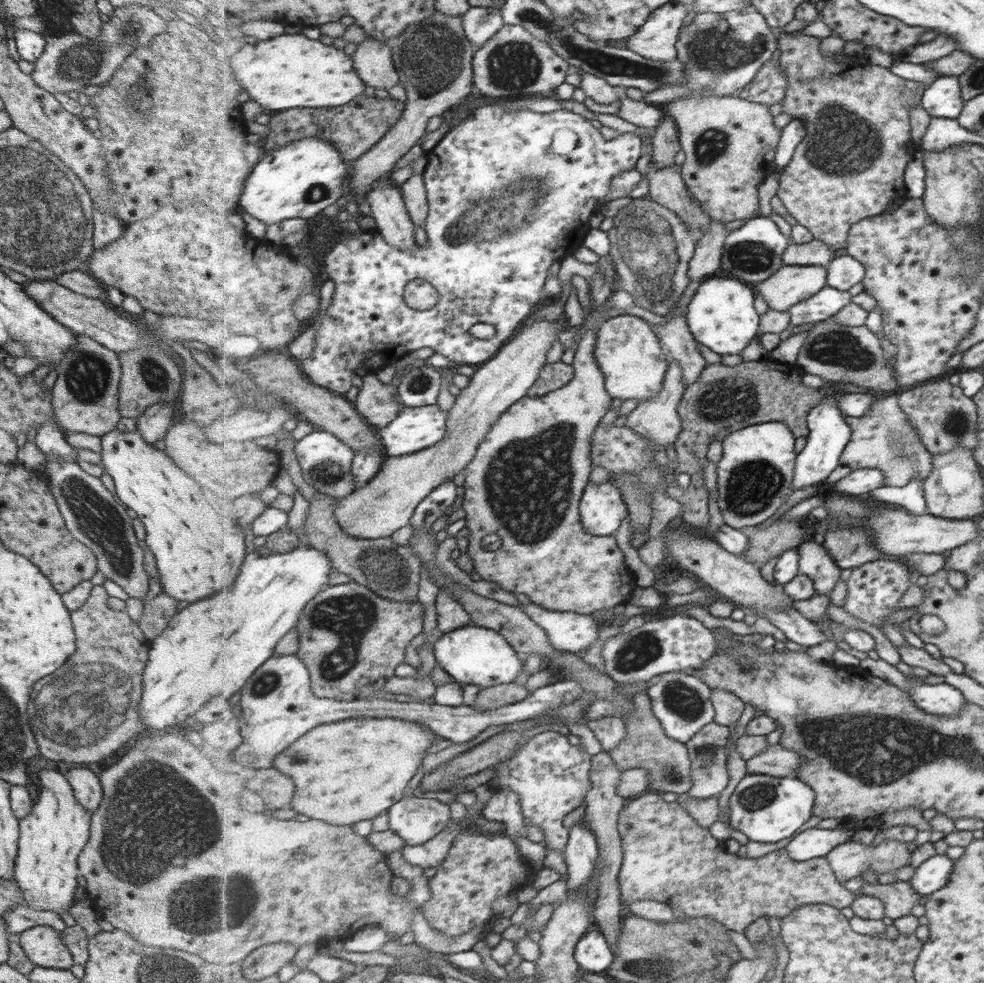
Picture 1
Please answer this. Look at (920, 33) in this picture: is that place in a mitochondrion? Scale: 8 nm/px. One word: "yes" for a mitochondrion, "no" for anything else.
no

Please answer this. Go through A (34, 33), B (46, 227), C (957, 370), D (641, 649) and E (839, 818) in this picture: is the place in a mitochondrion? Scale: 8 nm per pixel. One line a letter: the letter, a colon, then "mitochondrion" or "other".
A: other
B: mitochondrion
C: other
D: mitochondrion
E: other

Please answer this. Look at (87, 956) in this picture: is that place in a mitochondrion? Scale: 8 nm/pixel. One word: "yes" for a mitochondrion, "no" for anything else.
no

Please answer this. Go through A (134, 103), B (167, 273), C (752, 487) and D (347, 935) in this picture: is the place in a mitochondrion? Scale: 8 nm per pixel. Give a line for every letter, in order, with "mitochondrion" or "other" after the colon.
A: mitochondrion
B: mitochondrion
C: mitochondrion
D: other

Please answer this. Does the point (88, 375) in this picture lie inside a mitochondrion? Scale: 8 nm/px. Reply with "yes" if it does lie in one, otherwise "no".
yes

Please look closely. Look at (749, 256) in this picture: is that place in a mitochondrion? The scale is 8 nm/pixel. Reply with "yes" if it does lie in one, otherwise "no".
yes

